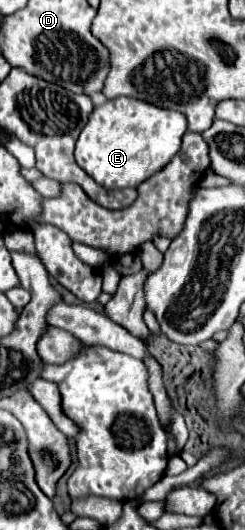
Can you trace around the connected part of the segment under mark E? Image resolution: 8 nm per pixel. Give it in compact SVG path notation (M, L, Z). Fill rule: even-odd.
M122 96L94 108L76 140L74 158L76 164L104 188L136 188L172 160L180 150L184 132L186 116L180 112Z

